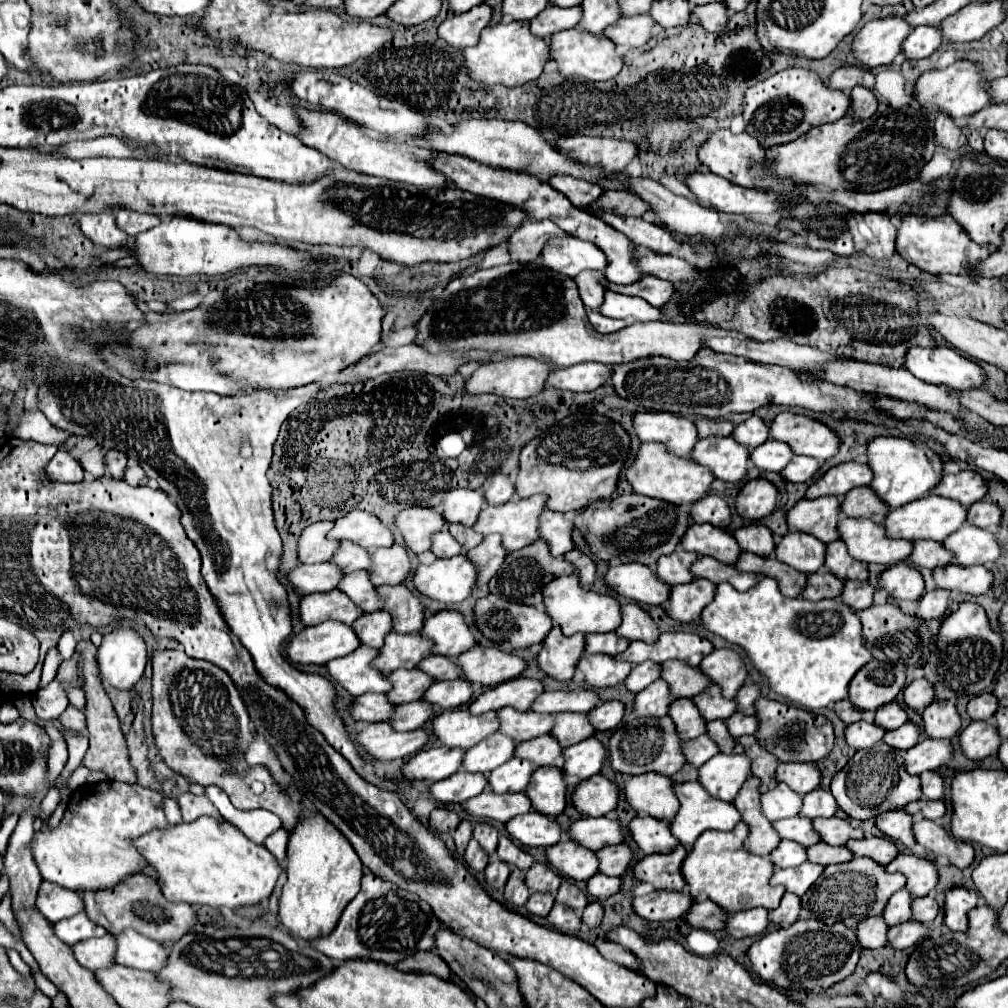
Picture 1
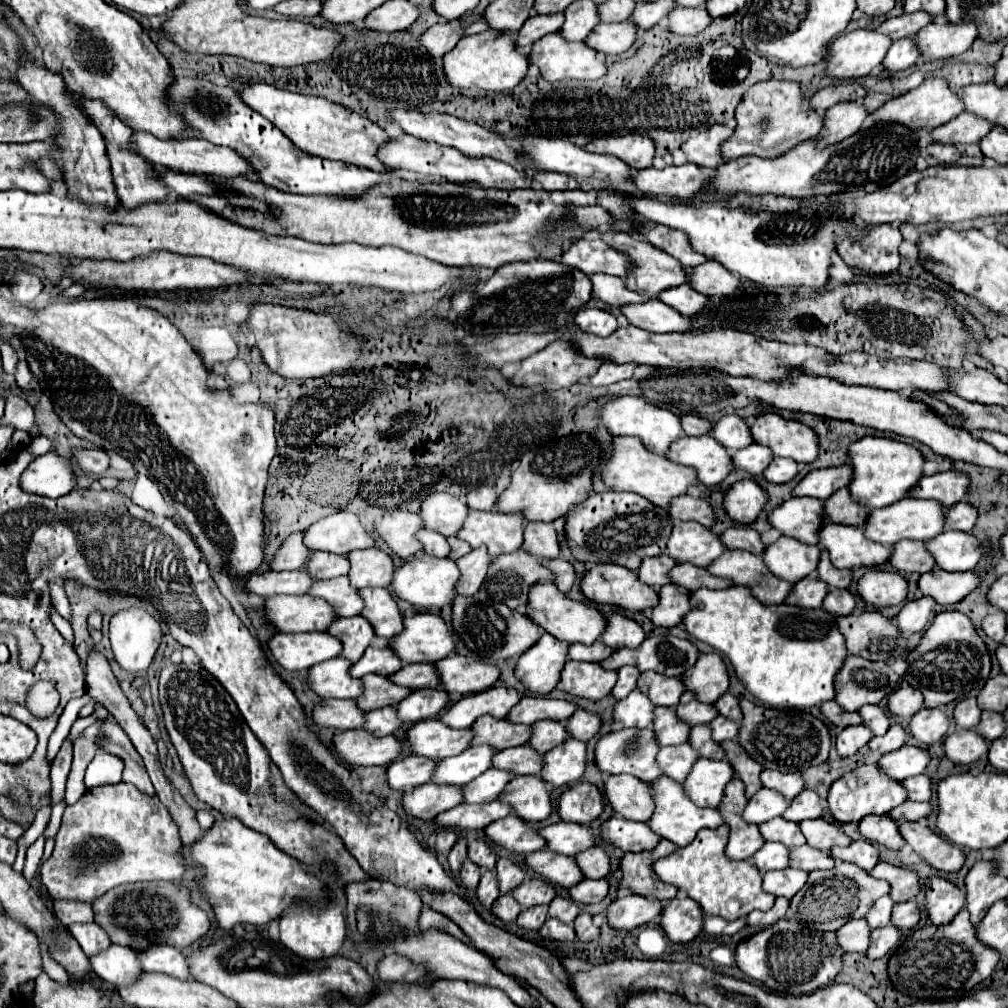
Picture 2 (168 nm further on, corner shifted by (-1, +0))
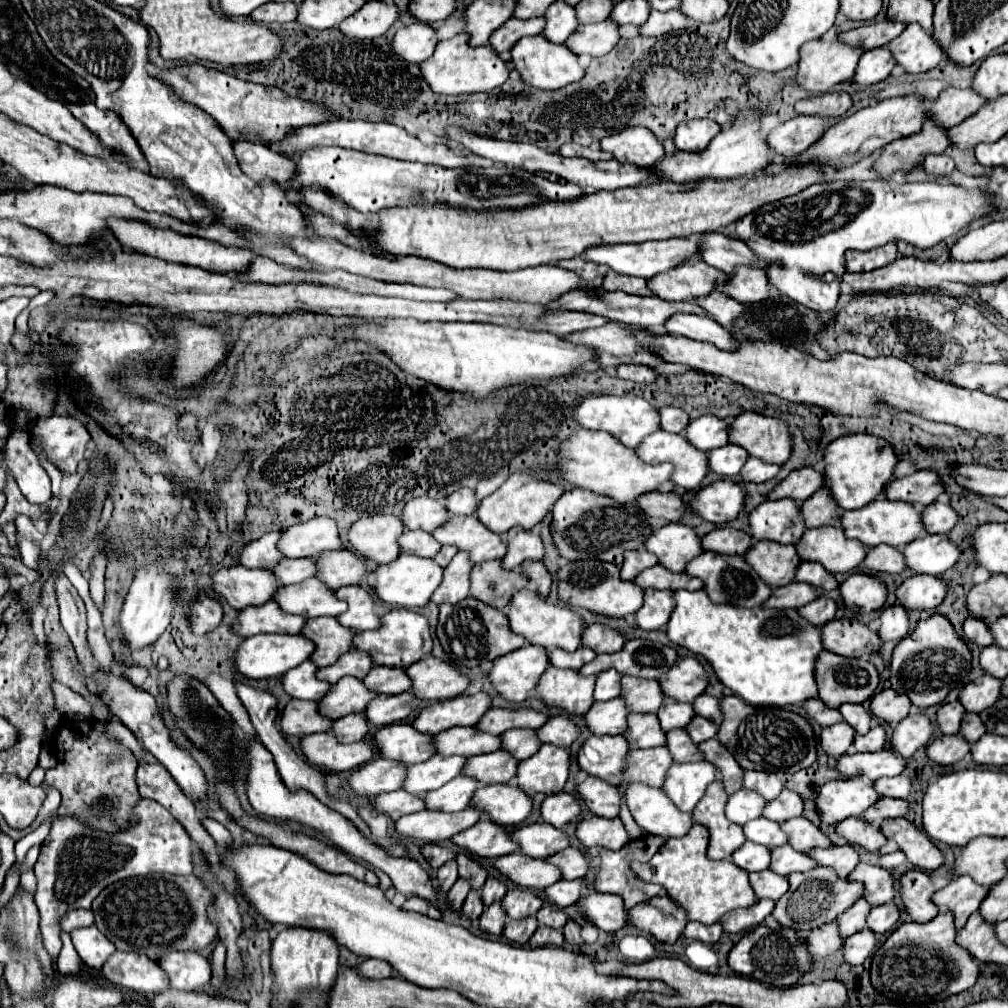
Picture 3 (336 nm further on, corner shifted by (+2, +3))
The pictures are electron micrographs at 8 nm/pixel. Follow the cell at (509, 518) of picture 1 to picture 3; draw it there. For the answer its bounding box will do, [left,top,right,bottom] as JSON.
[431,515,507,563]

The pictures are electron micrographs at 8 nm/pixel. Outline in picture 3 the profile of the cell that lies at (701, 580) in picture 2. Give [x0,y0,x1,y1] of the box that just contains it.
[635,565,703,591]

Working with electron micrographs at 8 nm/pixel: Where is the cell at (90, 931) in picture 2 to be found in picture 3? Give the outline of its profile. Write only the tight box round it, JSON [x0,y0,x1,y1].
[71,925,115,969]

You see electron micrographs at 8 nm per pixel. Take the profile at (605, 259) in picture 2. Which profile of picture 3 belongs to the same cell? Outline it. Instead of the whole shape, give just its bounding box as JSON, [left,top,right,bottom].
[585,235,701,279]

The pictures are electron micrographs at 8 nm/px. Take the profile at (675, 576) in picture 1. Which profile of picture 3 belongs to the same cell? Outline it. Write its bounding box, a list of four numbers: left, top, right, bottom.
[621,549,657,581]

